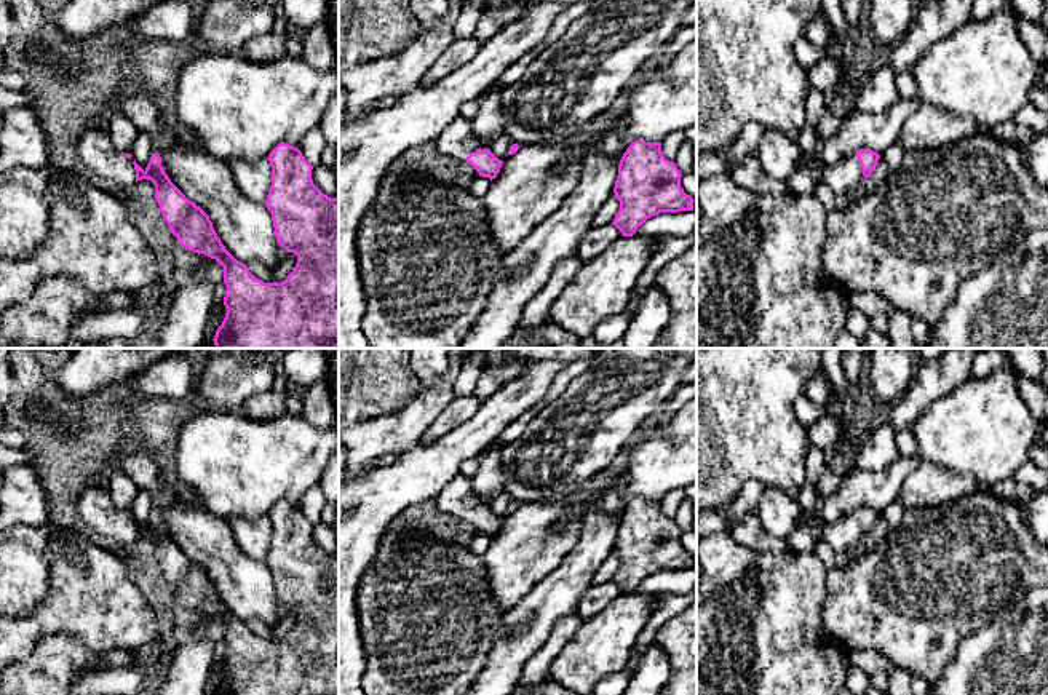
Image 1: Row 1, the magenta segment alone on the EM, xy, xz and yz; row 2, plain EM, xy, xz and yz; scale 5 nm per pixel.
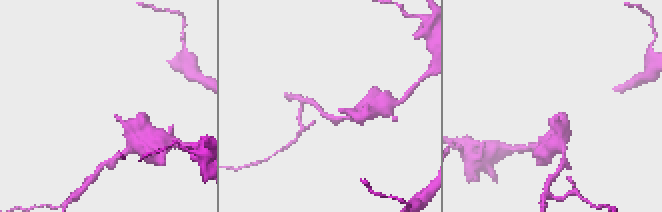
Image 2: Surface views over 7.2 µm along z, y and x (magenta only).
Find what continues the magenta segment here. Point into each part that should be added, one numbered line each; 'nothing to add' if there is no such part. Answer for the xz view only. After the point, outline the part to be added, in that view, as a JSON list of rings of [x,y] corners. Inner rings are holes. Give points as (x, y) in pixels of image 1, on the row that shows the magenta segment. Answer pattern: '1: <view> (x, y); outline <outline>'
1: xz (457, 139); outline [[[460,115],[435,139],[435,145],[441,153],[465,161],[471,152],[490,149],[476,139],[471,121]]]

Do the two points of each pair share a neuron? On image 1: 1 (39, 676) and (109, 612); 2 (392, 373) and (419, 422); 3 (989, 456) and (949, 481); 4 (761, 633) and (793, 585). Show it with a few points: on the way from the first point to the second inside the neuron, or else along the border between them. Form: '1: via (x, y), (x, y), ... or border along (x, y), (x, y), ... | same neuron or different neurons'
1: border along (40, 636), (51, 633), (71, 635), (101, 652) | different neurons
2: border along (422, 385), (403, 406), (374, 417) | different neurons
3: border along (924, 460), (957, 473), (970, 473), (980, 488) | different neurons
4: via (761, 622), (761, 617), (782, 596) | same neuron

